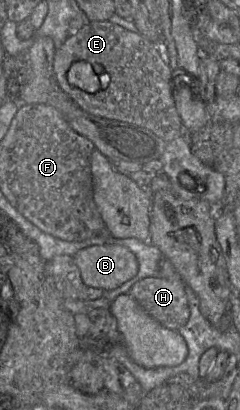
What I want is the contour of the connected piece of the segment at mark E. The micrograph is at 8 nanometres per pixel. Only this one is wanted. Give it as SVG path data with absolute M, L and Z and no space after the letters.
M89 21L56 49L54 79L85 112L153 132L170 142L186 134L174 98L174 74L161 45L107 21Z

